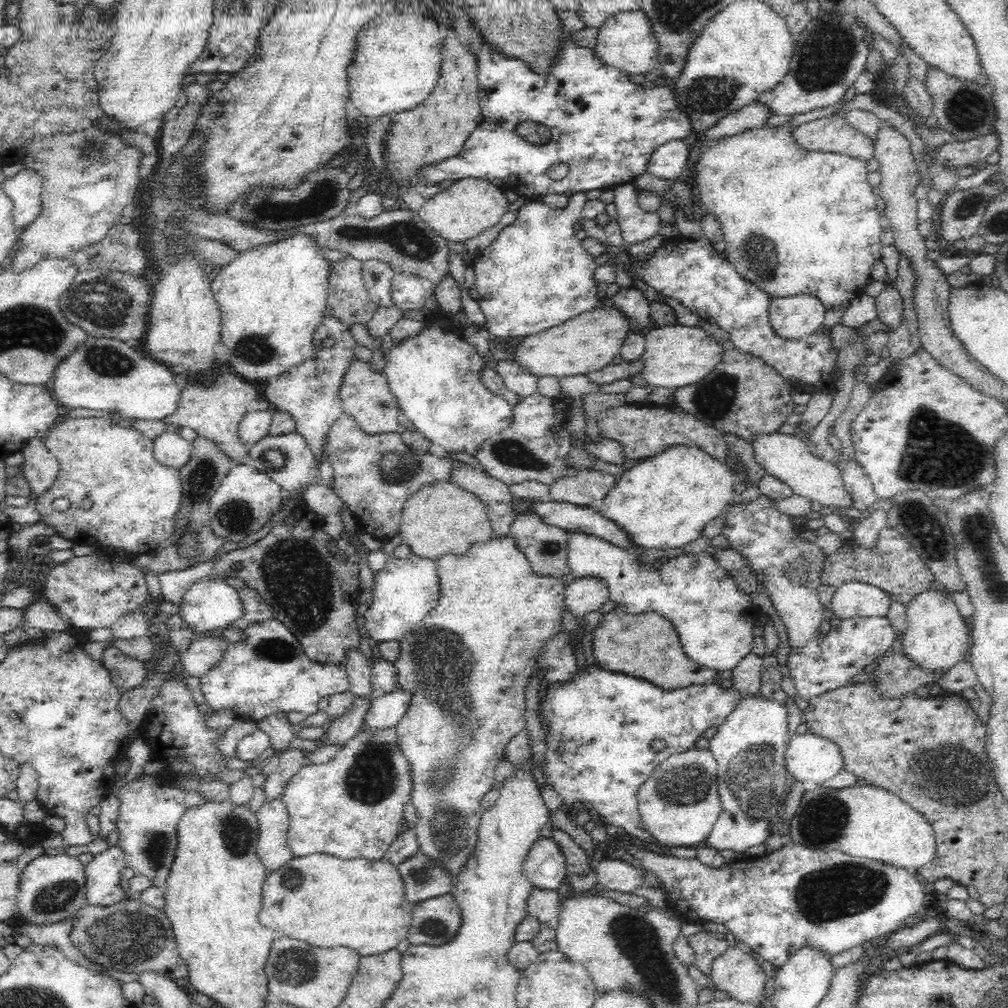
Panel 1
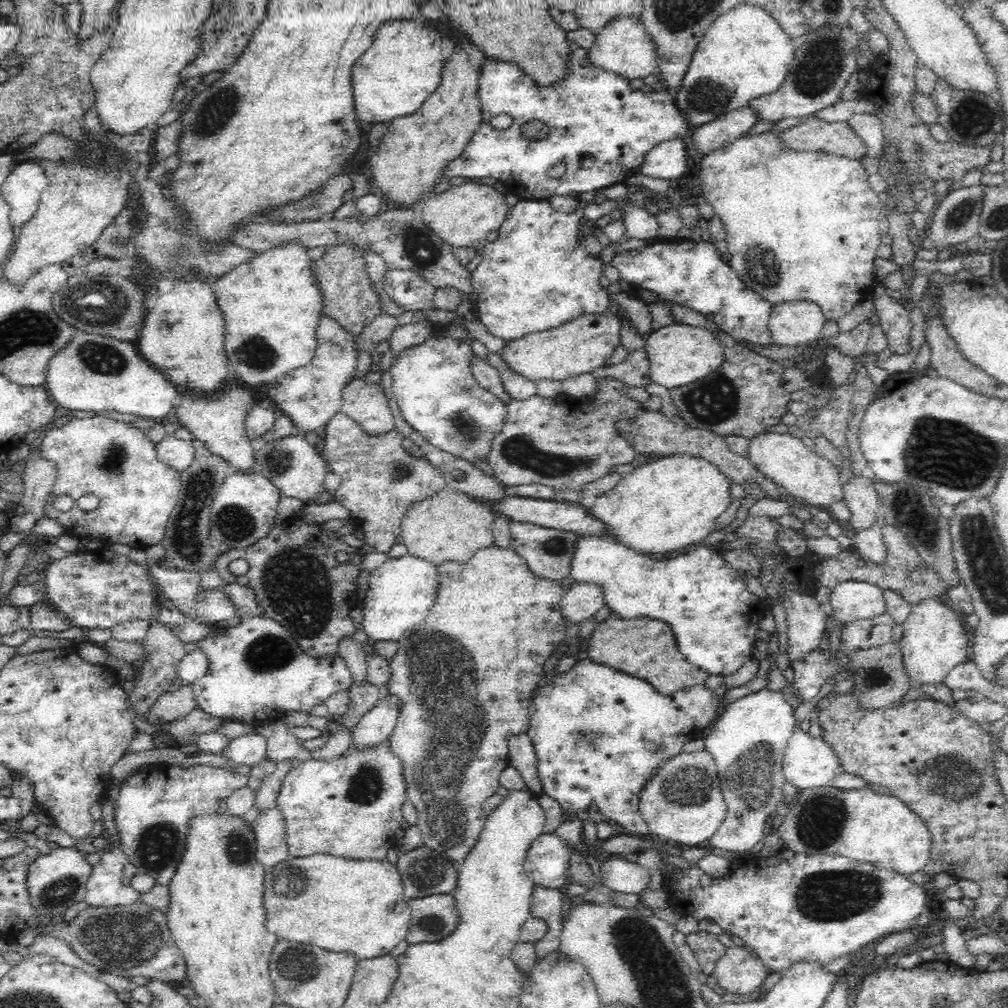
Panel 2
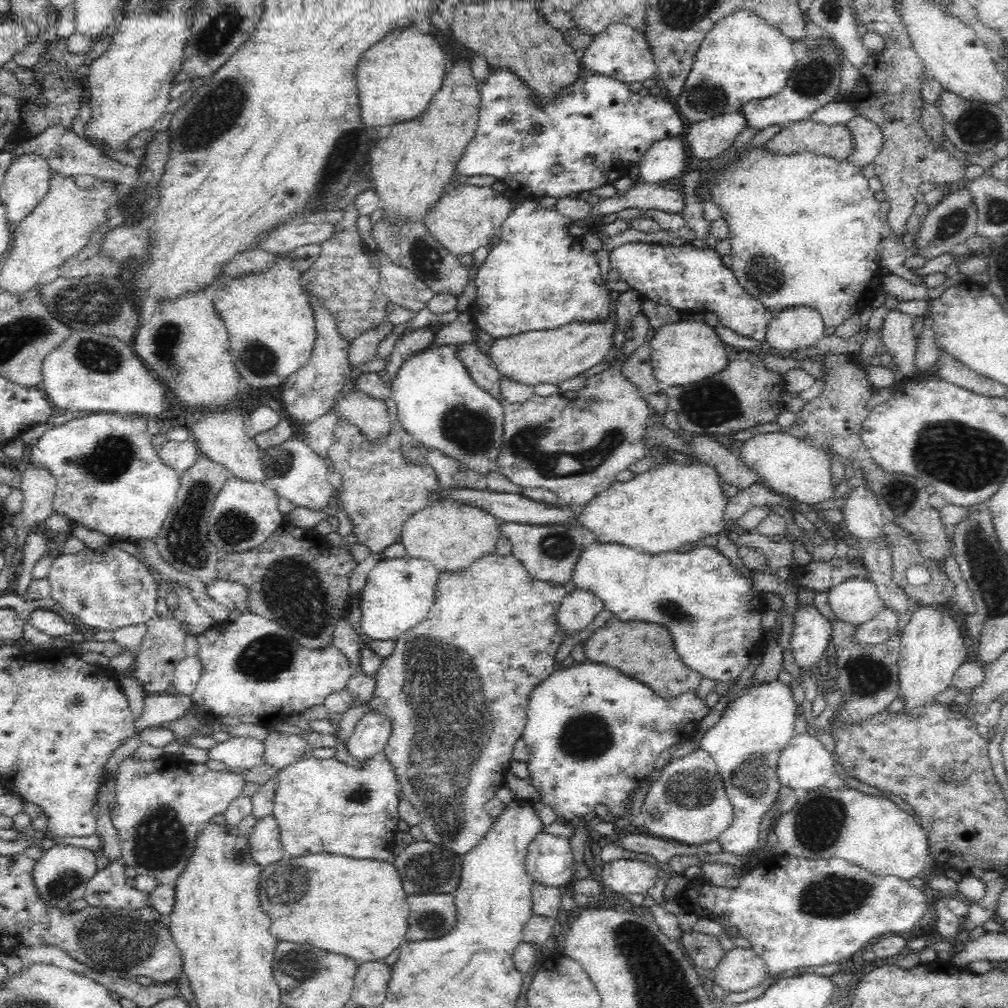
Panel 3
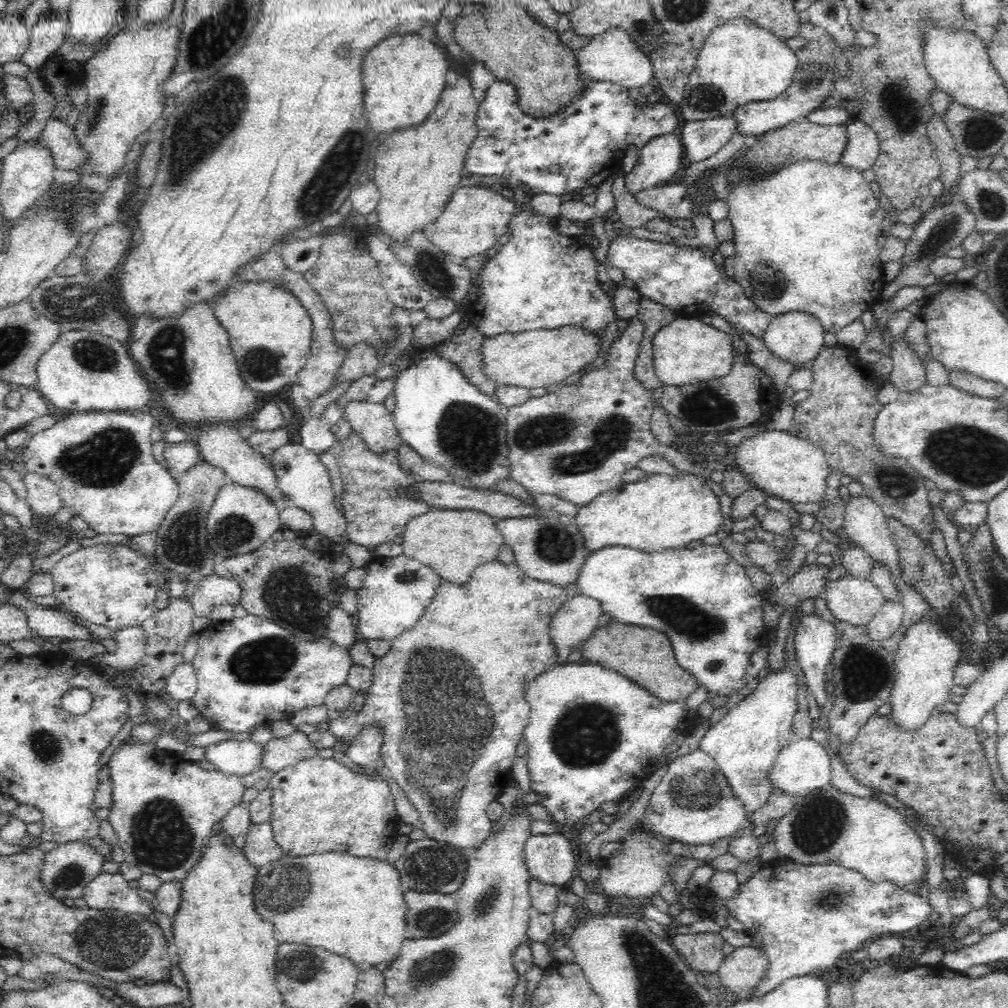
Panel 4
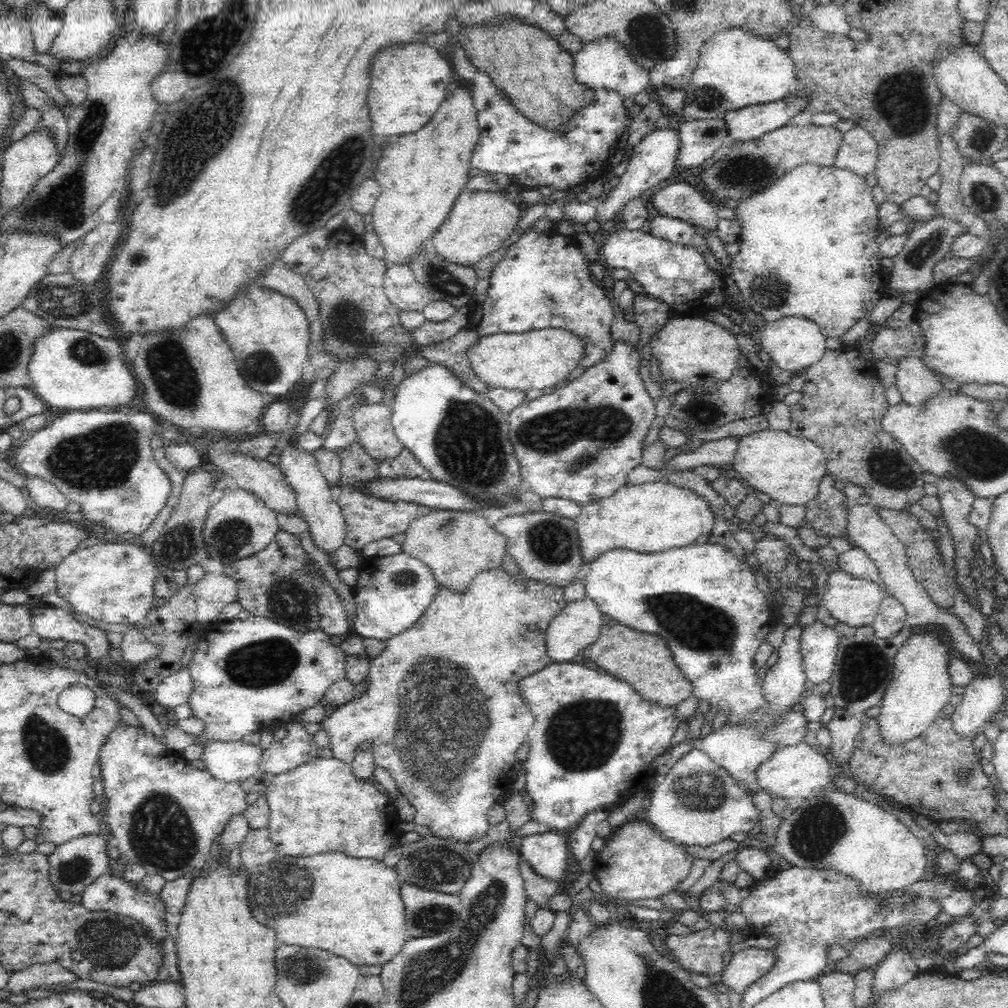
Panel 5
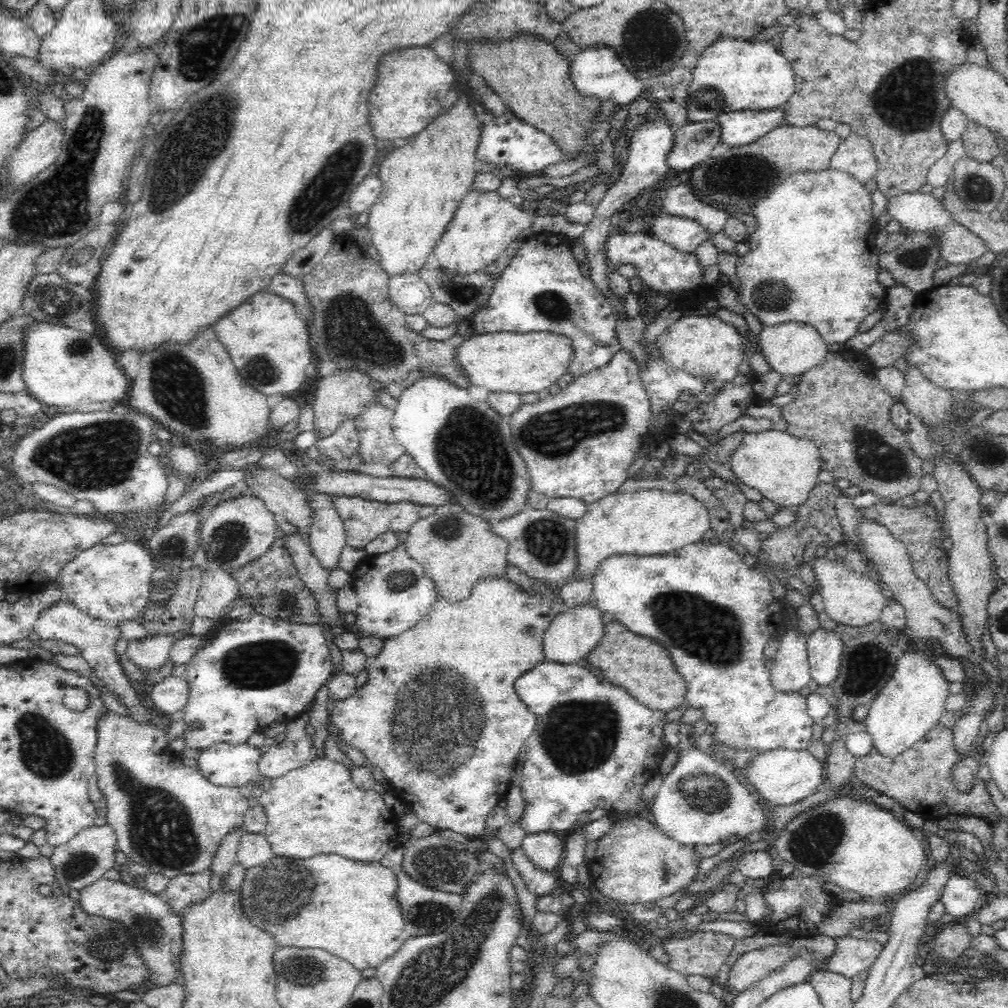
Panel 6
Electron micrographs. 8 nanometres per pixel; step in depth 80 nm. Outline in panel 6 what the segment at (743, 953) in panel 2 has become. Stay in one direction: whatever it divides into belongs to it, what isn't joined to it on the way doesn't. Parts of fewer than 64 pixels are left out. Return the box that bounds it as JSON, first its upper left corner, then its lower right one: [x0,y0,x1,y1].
[727,945,791,994]

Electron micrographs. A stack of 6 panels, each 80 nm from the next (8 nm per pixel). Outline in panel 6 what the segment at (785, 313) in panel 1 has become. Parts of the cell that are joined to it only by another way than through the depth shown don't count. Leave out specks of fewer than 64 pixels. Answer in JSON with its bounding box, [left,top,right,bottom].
[758,321,828,376]

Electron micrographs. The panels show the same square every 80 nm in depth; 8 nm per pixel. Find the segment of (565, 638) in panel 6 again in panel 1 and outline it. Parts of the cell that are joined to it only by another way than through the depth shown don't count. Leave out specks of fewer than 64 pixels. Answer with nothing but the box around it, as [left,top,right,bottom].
[565,578,610,619]

